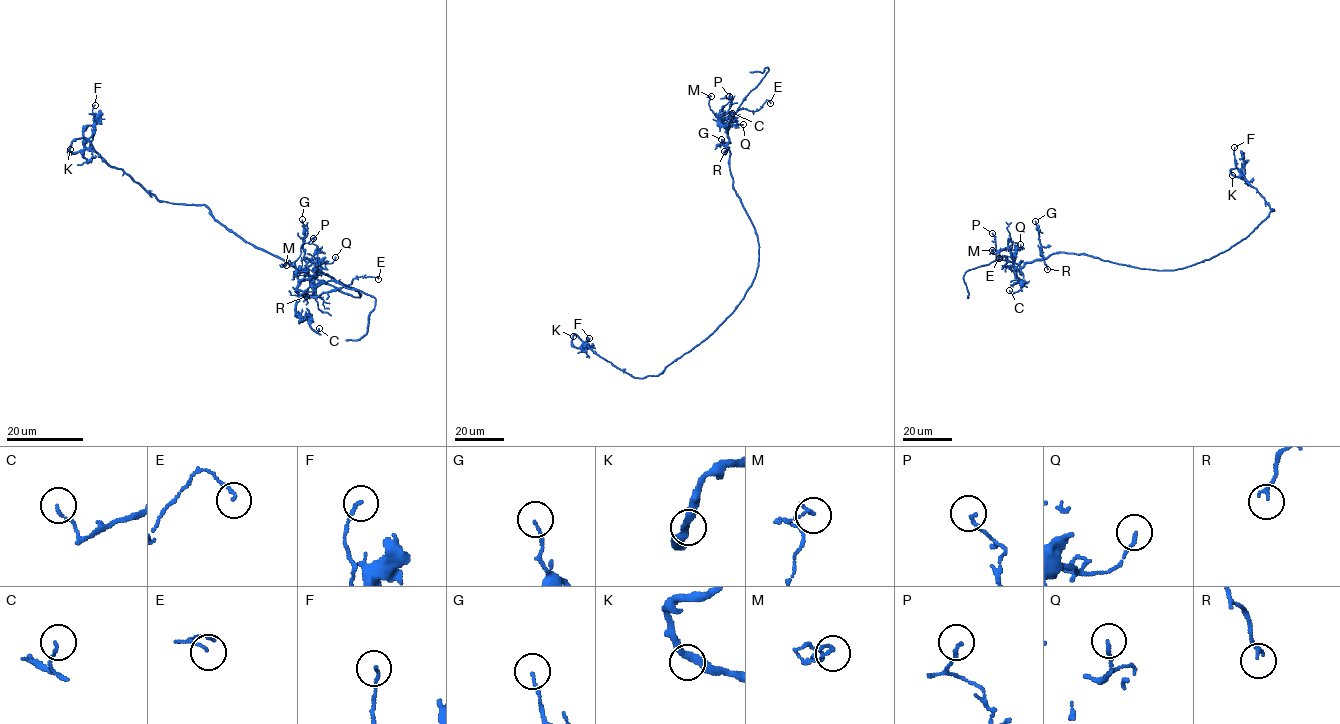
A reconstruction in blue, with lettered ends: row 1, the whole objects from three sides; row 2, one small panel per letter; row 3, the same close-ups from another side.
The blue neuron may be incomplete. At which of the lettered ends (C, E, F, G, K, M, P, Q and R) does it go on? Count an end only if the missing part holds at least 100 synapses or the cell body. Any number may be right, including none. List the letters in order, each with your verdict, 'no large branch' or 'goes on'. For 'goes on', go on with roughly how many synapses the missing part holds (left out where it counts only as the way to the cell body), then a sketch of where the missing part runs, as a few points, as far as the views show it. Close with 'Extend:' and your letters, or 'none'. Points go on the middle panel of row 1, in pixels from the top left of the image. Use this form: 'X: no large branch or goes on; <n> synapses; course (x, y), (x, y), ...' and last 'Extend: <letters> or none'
C: no large branch
E: no large branch
F: no large branch
G: no large branch
K: no large branch
M: no large branch
P: no large branch
Q: no large branch
R: no large branch
Extend: none

